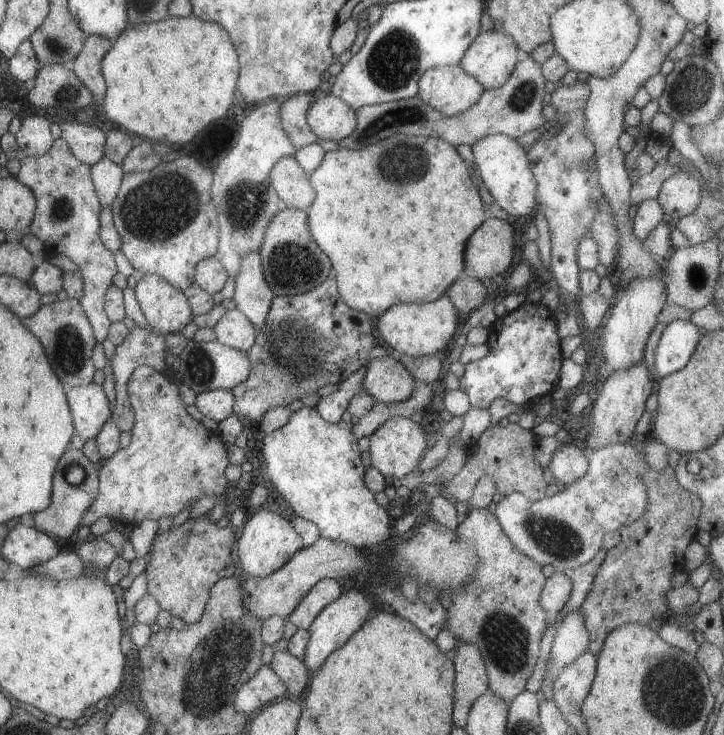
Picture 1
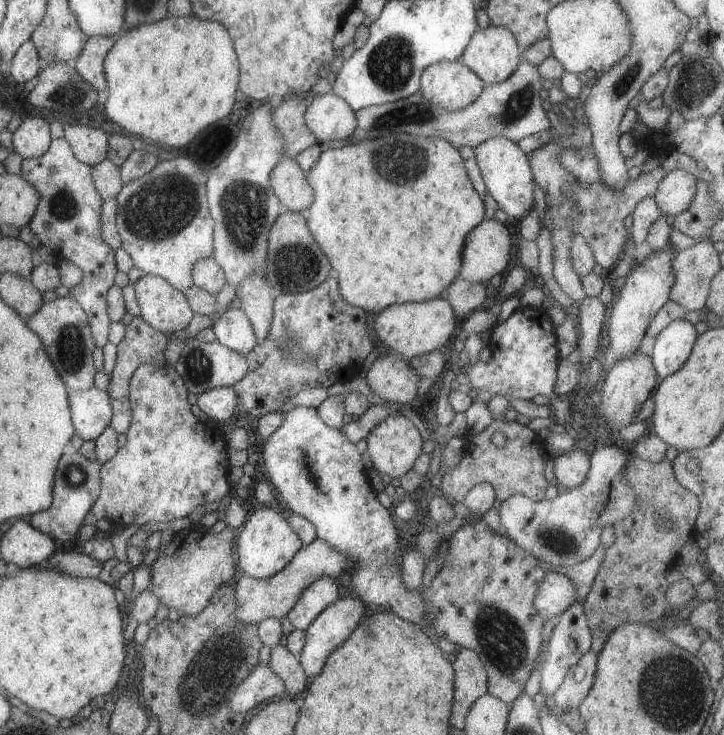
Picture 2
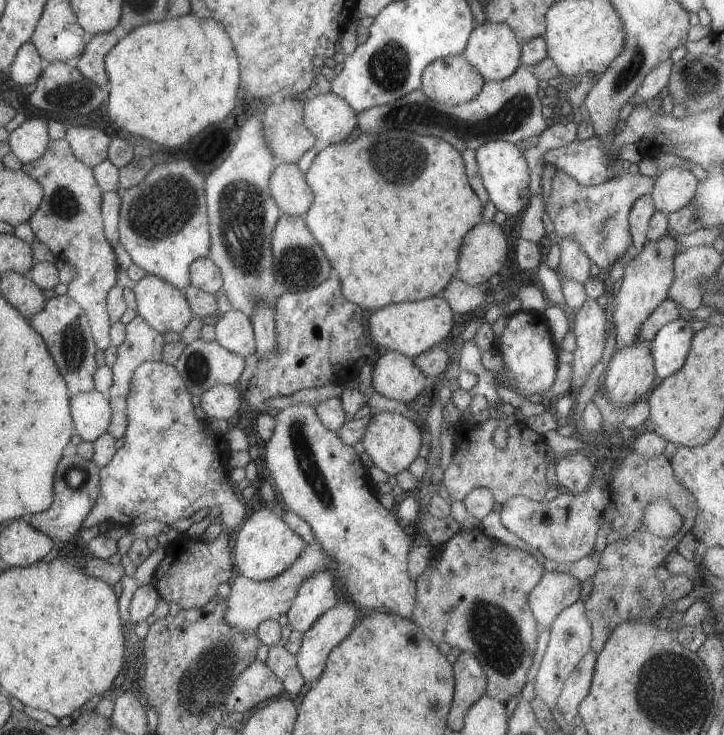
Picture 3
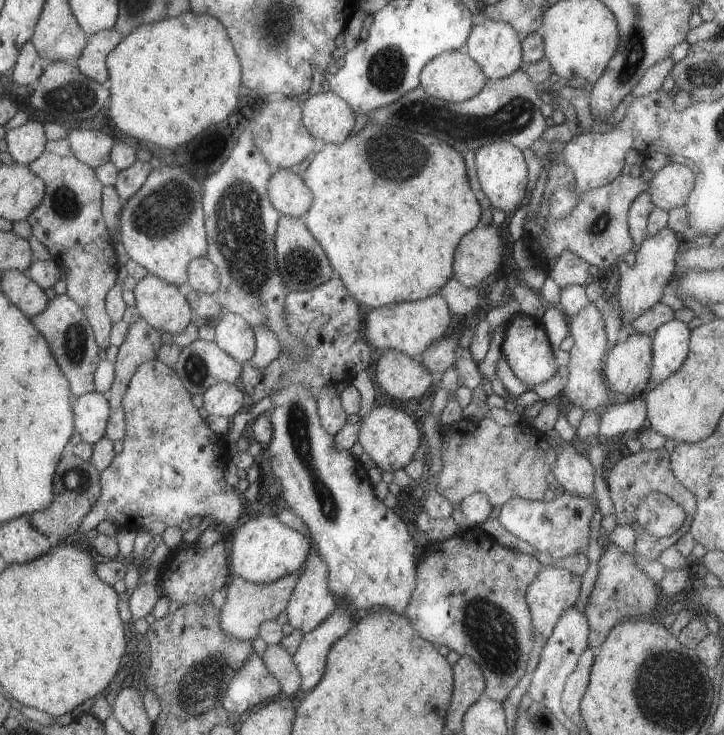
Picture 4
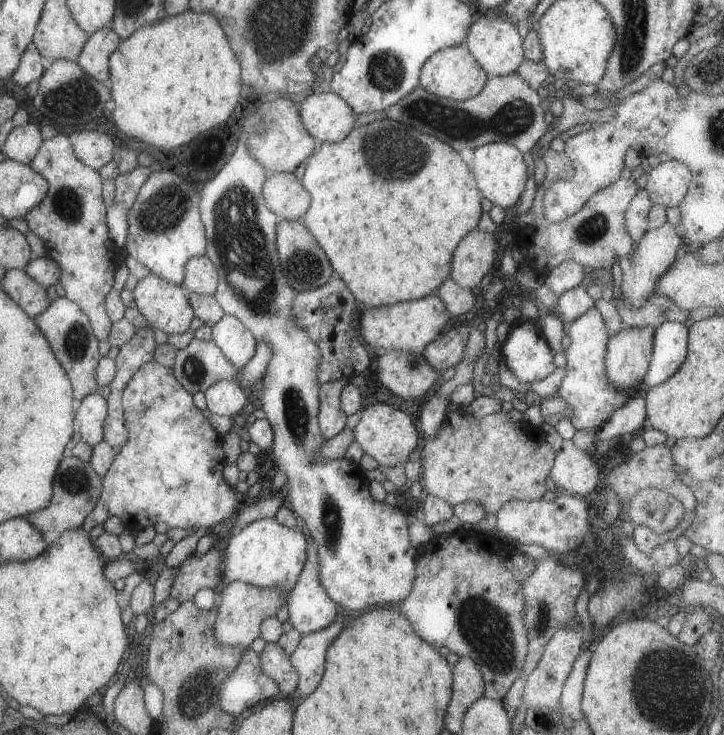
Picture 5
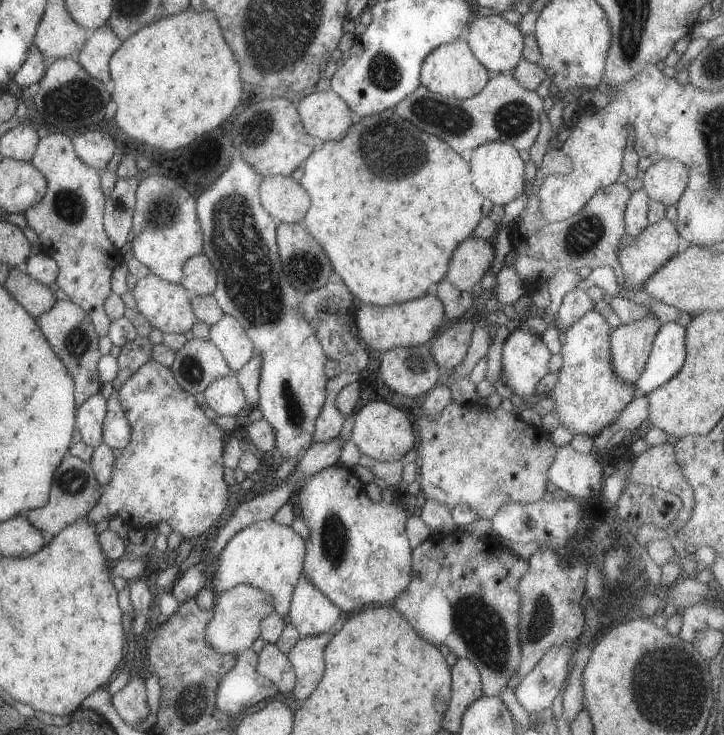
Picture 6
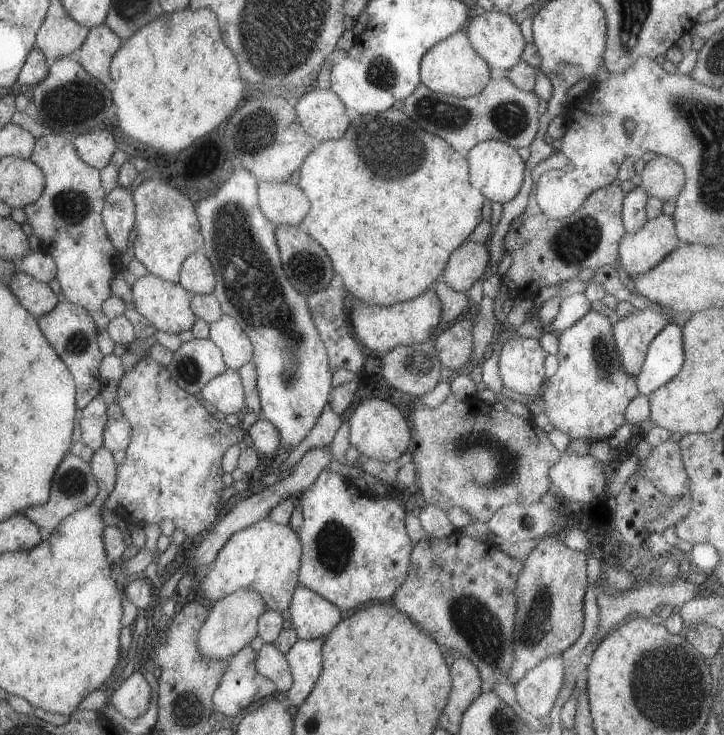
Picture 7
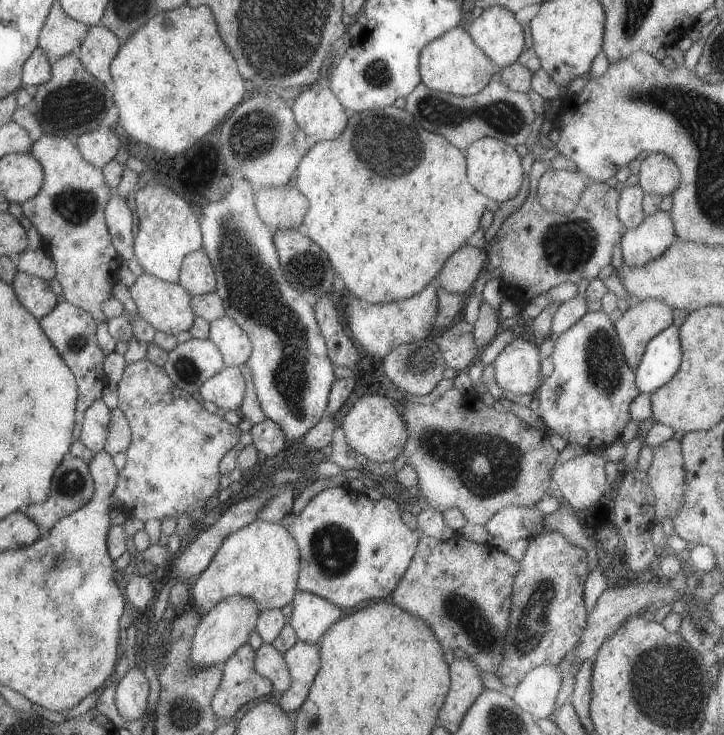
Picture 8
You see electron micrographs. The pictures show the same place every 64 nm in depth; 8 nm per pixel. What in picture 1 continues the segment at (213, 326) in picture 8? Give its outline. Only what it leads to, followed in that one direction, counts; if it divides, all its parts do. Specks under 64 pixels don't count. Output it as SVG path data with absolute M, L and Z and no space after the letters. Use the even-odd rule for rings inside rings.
M238 309L227 310L212 329L216 340L244 352L250 350L256 340L257 329Z

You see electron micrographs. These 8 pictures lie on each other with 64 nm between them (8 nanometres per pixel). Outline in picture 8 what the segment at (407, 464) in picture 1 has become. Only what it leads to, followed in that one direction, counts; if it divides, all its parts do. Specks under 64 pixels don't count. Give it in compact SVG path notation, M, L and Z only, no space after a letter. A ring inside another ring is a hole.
M364 395L350 408L350 412L344 416L341 423L346 435L346 442L354 452L364 454L372 462L388 462L396 460L402 454L408 432L406 422L398 407L390 399L374 395Z

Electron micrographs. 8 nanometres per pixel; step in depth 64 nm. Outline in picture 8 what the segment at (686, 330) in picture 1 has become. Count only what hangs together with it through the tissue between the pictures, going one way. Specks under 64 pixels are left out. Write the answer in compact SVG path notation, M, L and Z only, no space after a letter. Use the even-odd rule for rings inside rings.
M675 325L666 327L648 342L642 362L636 368L636 386L641 393L651 395L678 372L682 361L680 330Z

